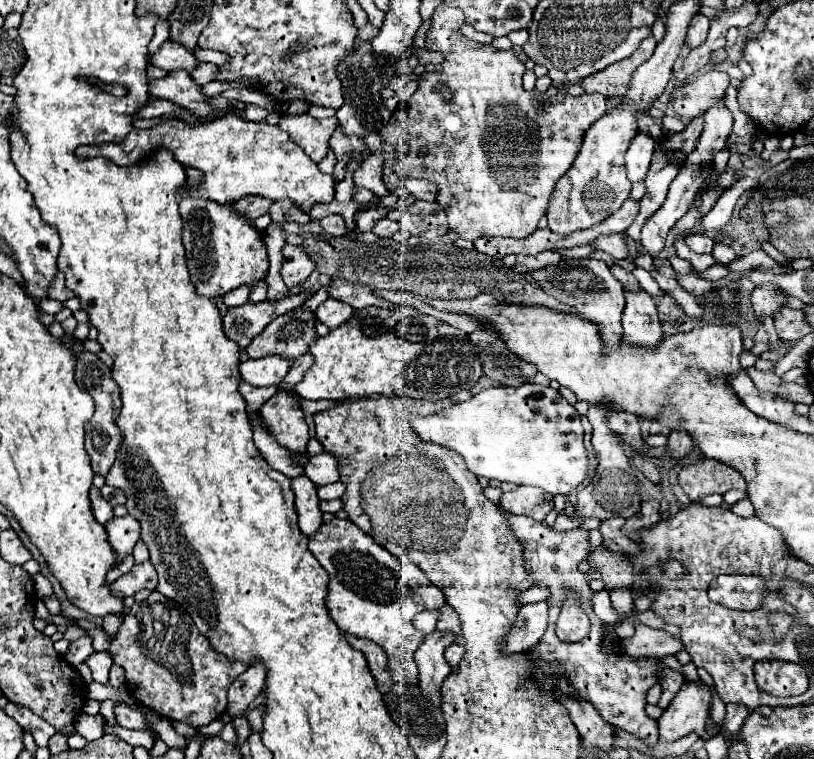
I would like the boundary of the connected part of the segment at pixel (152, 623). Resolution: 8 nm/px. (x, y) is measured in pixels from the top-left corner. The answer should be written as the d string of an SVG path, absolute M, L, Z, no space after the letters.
M152 592L144 602L138 606L134 604L130 612L124 616L124 622L120 624L120 630L110 644L108 652L114 658L114 664L122 666L126 672L126 684L128 692L144 706L152 708L160 716L168 720L184 720L192 728L210 724L212 720L220 718L226 712L228 704L228 688L232 682L248 668L242 662L228 662L222 654L214 652L208 644L208 640L196 630L196 624L188 616L188 612L174 600L162 596L160 592Z

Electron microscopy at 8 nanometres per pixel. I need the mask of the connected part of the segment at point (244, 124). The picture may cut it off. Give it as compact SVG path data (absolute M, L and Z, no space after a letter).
M226 114L212 122L198 122L194 126L184 122L162 122L148 130L134 128L120 144L80 146L80 158L106 156L118 166L132 166L148 156L156 146L166 146L182 166L192 166L204 172L202 186L196 196L216 202L236 202L246 194L280 200L290 198L304 212L314 204L332 202L336 194L336 178L322 174L318 164L276 124L244 120L238 114Z

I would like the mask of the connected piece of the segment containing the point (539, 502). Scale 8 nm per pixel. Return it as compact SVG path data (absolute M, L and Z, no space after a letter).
M518 486L516 490L502 494L500 506L510 514L524 514L536 522L544 522L546 514L554 508L554 500L552 494L546 494L540 488Z

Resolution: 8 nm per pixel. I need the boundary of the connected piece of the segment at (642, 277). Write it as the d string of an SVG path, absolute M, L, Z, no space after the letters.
M637 267L632 271L632 273L638 282L640 282L641 288L648 292L651 296L662 294L662 290L660 289L657 282L653 279L650 272L646 271L643 268Z

